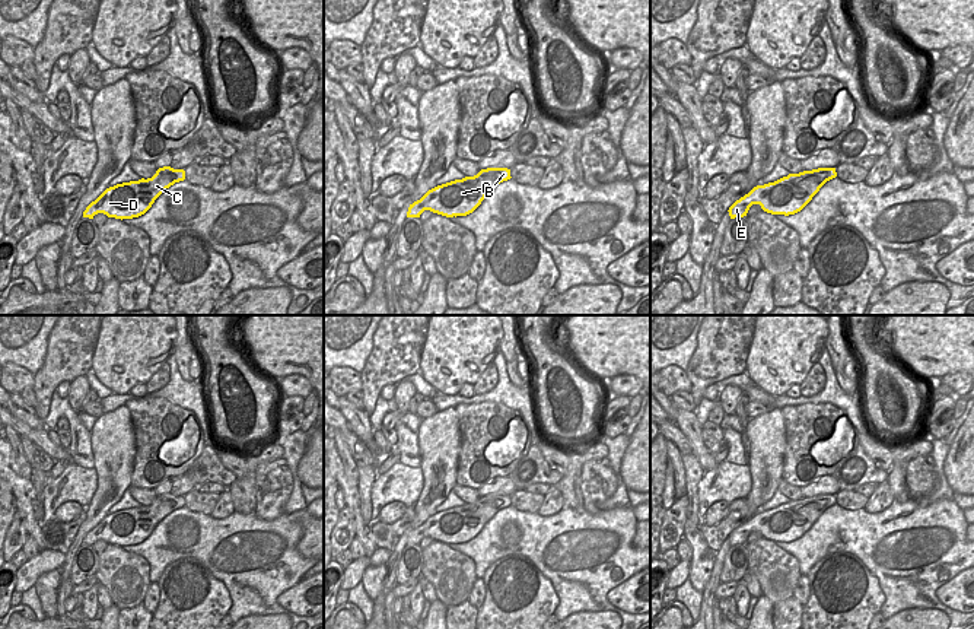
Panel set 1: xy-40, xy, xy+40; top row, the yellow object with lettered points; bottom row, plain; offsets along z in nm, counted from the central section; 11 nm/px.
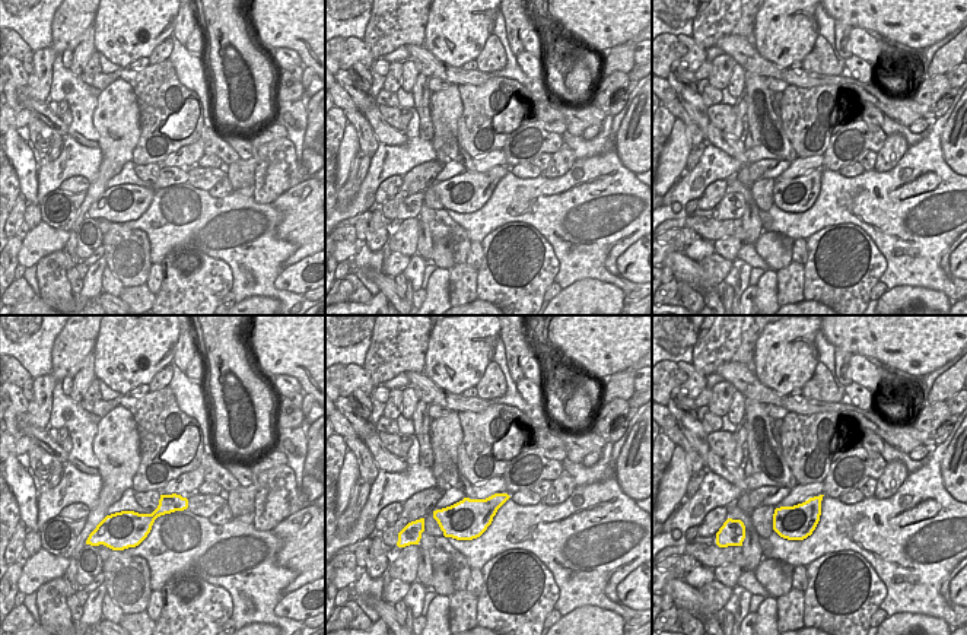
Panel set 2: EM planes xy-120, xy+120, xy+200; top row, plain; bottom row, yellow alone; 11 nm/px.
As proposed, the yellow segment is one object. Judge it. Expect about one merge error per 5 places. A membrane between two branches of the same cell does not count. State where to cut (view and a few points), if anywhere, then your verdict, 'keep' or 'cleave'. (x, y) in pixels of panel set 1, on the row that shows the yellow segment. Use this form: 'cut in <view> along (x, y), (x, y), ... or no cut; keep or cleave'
no cut; keep

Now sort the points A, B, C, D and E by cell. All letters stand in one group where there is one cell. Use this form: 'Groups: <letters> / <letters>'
Groups: A B C D E

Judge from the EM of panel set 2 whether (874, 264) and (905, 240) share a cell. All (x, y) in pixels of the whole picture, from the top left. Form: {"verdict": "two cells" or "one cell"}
{"verdict": "two cells"}

